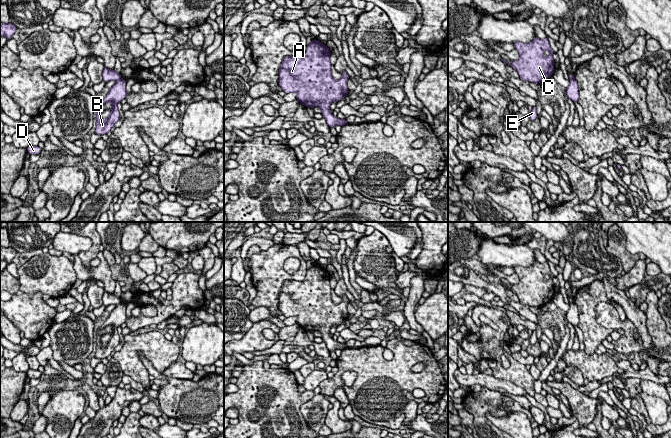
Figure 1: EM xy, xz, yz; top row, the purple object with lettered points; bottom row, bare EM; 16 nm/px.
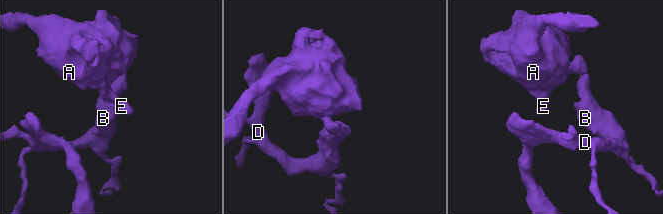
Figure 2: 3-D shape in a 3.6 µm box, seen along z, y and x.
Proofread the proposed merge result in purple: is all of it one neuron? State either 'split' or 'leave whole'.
split

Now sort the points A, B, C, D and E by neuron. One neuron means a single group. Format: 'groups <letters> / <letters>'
groups A C E / B D

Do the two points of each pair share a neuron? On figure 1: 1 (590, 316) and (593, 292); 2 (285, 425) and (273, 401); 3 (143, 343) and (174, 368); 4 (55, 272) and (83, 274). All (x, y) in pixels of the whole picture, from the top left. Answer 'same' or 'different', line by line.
1: same
2: same
3: different
4: different

